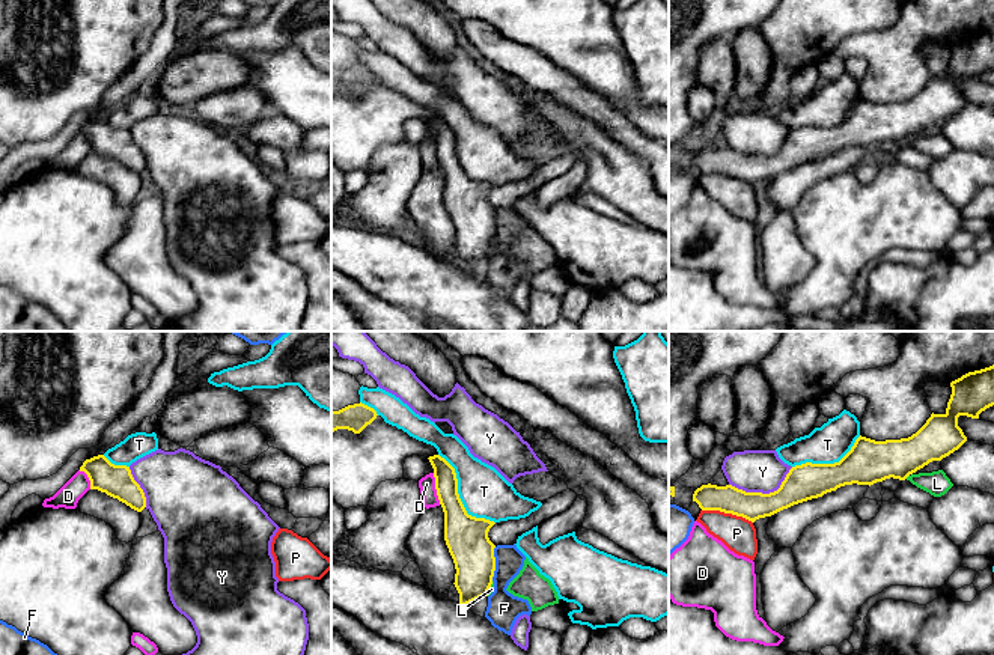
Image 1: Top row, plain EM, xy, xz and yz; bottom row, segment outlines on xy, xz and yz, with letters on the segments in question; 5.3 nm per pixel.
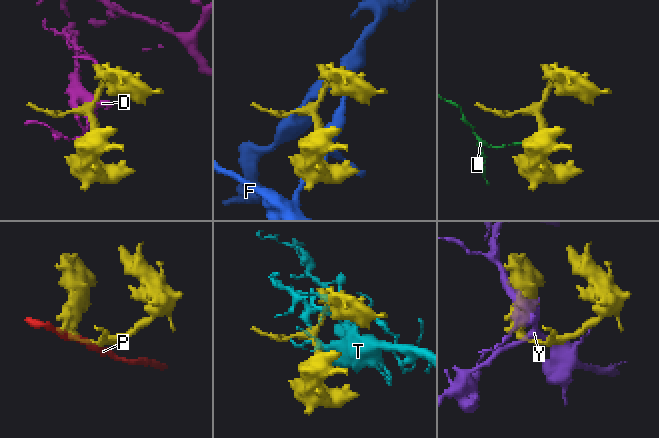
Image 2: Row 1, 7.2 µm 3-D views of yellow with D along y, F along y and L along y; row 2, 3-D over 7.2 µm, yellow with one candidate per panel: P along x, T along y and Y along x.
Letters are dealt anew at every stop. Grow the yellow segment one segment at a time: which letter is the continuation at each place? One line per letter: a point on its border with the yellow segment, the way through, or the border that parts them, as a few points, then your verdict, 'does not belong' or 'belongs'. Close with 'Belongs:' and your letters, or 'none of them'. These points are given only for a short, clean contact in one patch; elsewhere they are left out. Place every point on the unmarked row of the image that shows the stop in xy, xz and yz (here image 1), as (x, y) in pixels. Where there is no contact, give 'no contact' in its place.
D: contact xz (436, 151); does not belong
F: contact xz (494, 226); does not belong
L: contact xz (488, 252); border xz (493, 244), (487, 258); does not belong
P: contact yz (728, 175); border yz (702, 172), (731, 175), (752, 185); does not belong
T: contact xz (458, 160); does not belong
Y: contact yz (764, 157); does not belong
Belongs: none of them

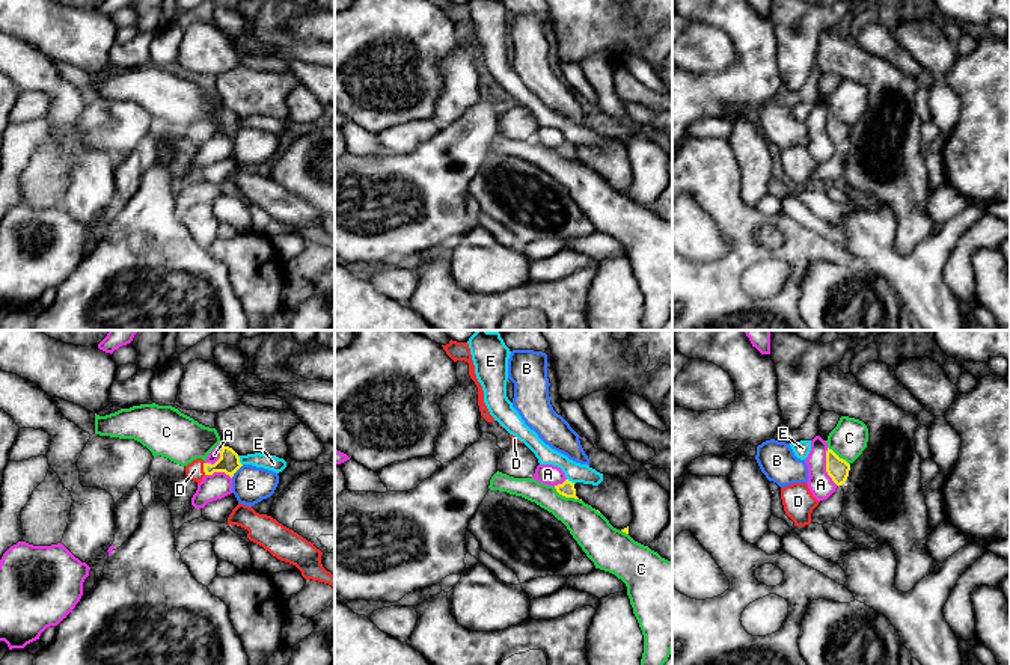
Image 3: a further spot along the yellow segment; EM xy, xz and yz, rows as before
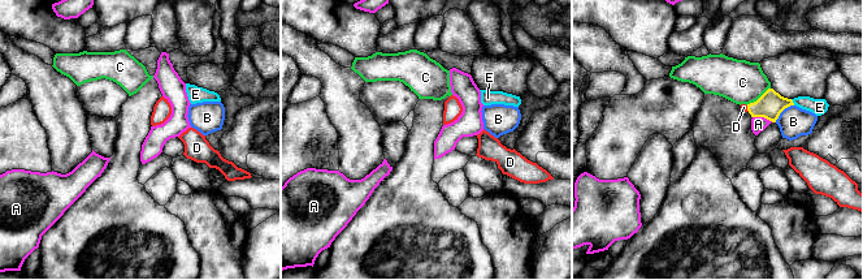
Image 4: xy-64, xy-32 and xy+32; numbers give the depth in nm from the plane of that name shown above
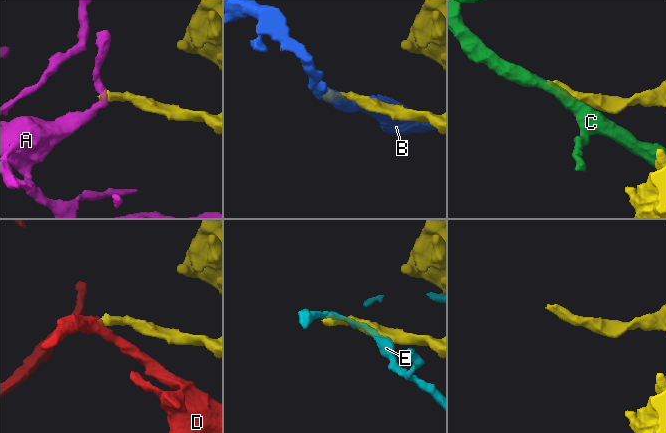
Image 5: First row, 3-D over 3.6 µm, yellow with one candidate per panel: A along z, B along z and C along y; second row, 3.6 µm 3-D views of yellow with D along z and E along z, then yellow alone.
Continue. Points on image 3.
A: contact yz (826, 128); border yz (826, 110), (826, 136), (837, 147); does not belong
B: contact xy (237, 131); does not belong
C: contact xz (567, 159); does not belong
D: contact xy (204, 130); way xy (229, 125), (204, 130), (195, 131); belongs
E: contact xy (238, 122); does not belong
Belongs: D

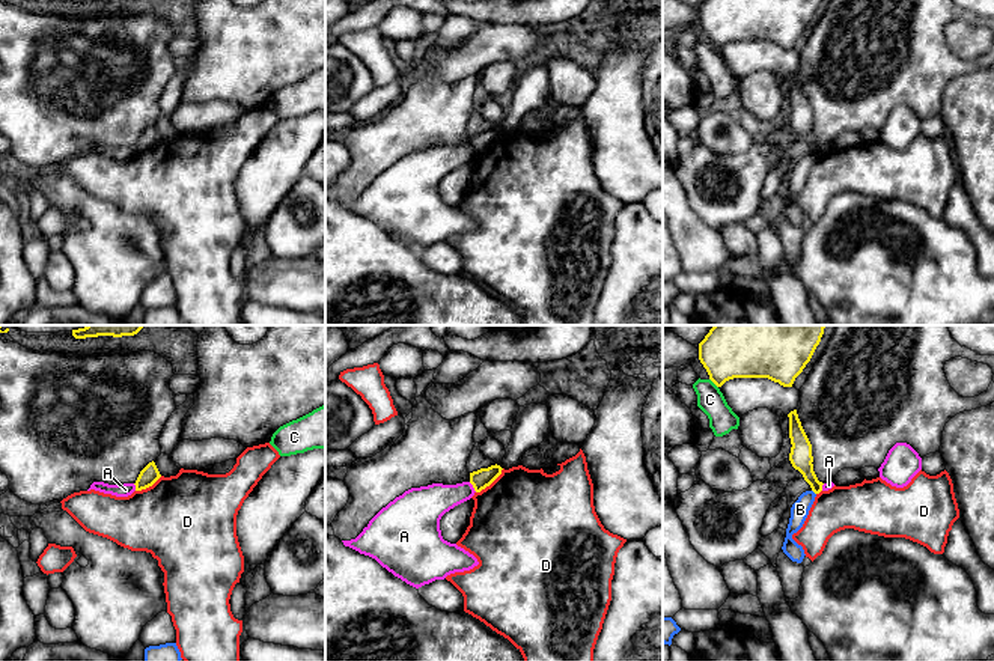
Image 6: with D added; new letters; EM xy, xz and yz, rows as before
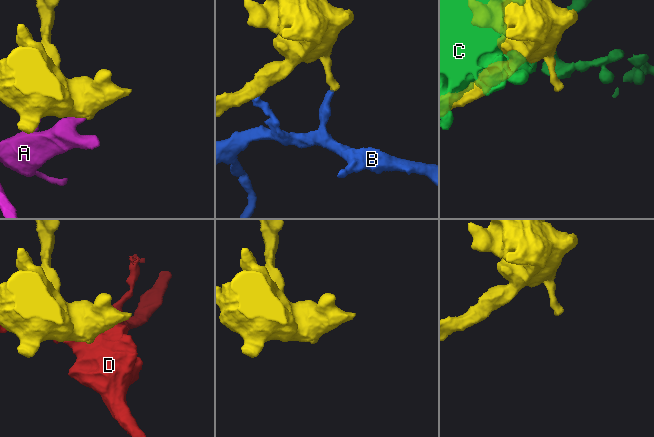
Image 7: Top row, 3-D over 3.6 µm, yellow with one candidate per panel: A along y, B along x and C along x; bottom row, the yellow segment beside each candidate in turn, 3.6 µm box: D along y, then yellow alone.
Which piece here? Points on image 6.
A: contact xz (473, 149); does not belong
B: contact yz (814, 154); border yz (812, 152), (815, 157); does not belong
C: contact yz (713, 44); does not belong
D: contact xz (490, 146); does not belong
Belongs: none of them

